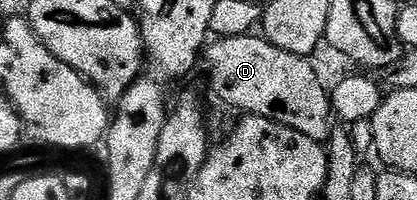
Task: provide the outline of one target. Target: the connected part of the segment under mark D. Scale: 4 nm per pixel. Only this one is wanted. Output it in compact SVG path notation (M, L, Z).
M247 35L244 37L220 37L211 40L204 49L204 65L206 73L214 84L214 93L226 105L235 105L243 109L243 114L252 117L272 119L284 127L292 127L292 131L300 131L308 135L308 139L325 142L330 133L332 110L330 94L327 86L322 86L318 73L309 64L307 58L292 55L288 51L280 51L272 42L261 35Z

